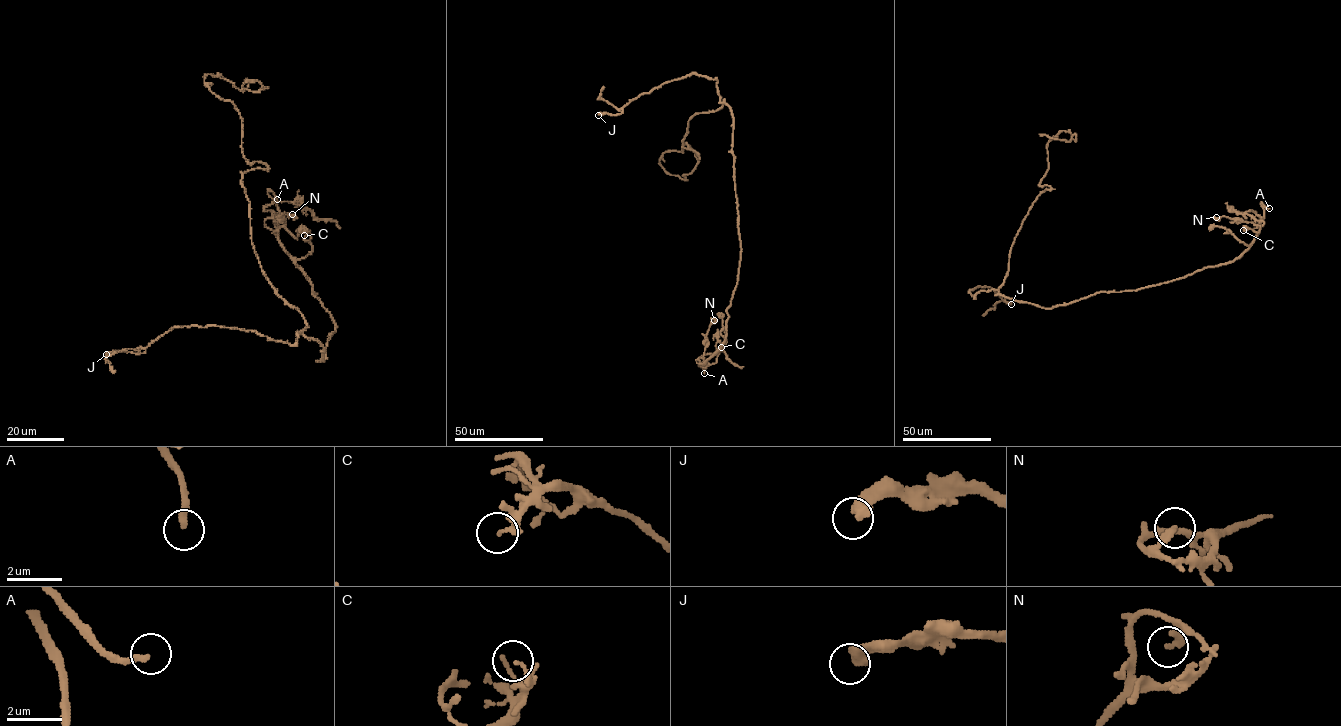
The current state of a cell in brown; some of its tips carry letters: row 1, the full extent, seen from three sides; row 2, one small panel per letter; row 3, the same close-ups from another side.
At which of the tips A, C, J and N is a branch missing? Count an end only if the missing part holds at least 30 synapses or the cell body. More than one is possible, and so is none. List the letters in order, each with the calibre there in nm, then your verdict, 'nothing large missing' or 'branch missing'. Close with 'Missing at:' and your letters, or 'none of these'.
A: 240 nm | branch missing
C: 200 nm | nothing large missing
J: 440 nm | nothing large missing
N: 280 nm | nothing large missing
Missing at: A

